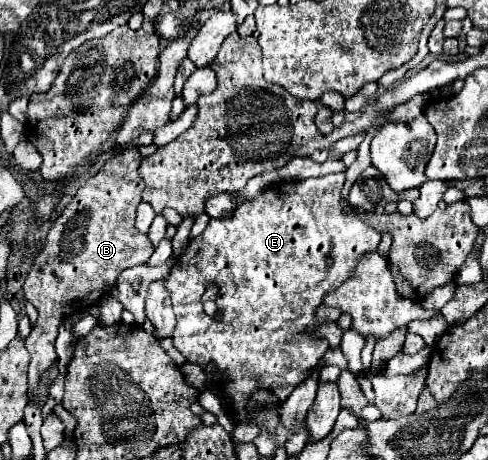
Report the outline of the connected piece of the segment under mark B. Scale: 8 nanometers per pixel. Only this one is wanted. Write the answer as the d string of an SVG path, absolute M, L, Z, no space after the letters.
M135 146L115 152L55 218L43 250L31 264L23 290L25 298L37 308L39 318L31 328L31 334L25 338L25 348L31 354L29 390L33 390L41 376L57 362L55 340L63 316L91 308L103 294L111 292L115 280L125 268L145 264L153 254L149 236L135 228L135 210L145 188L137 174L139 160L141 154Z

